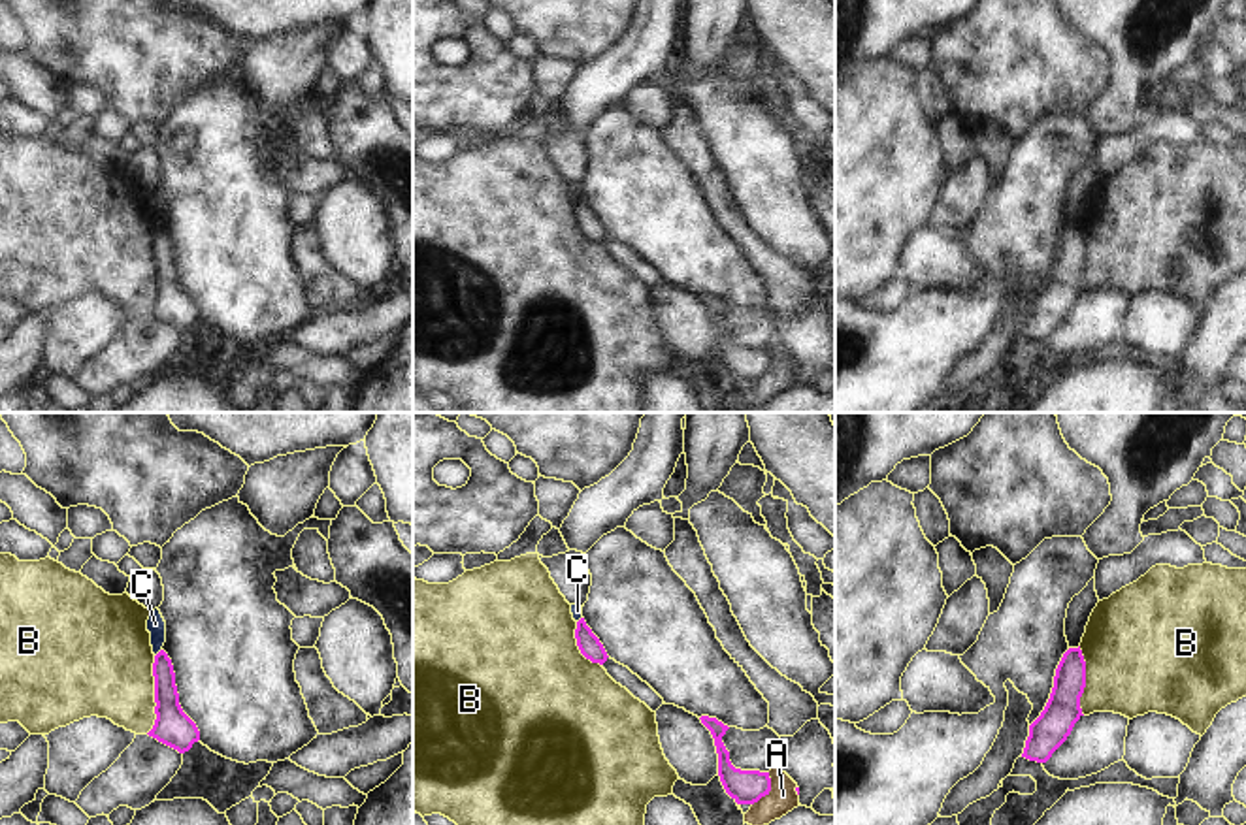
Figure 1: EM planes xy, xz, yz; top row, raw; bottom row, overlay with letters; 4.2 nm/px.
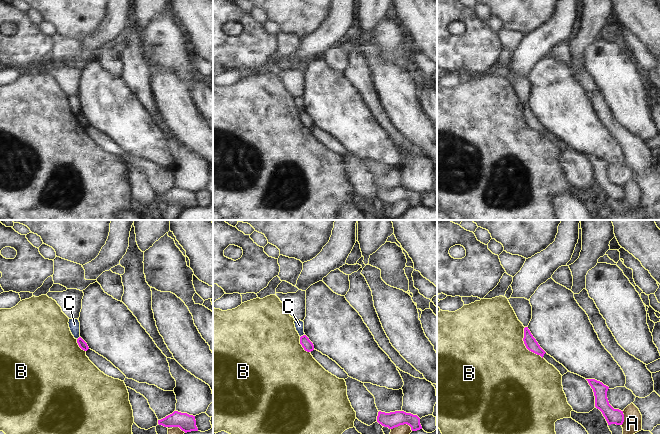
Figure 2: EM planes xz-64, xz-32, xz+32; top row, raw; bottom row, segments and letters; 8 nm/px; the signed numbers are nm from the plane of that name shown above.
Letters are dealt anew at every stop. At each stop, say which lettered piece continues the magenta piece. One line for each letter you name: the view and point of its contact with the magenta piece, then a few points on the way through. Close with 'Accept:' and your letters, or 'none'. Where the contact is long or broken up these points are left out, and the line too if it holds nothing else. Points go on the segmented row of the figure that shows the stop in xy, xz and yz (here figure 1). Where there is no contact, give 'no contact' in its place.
Accept: none

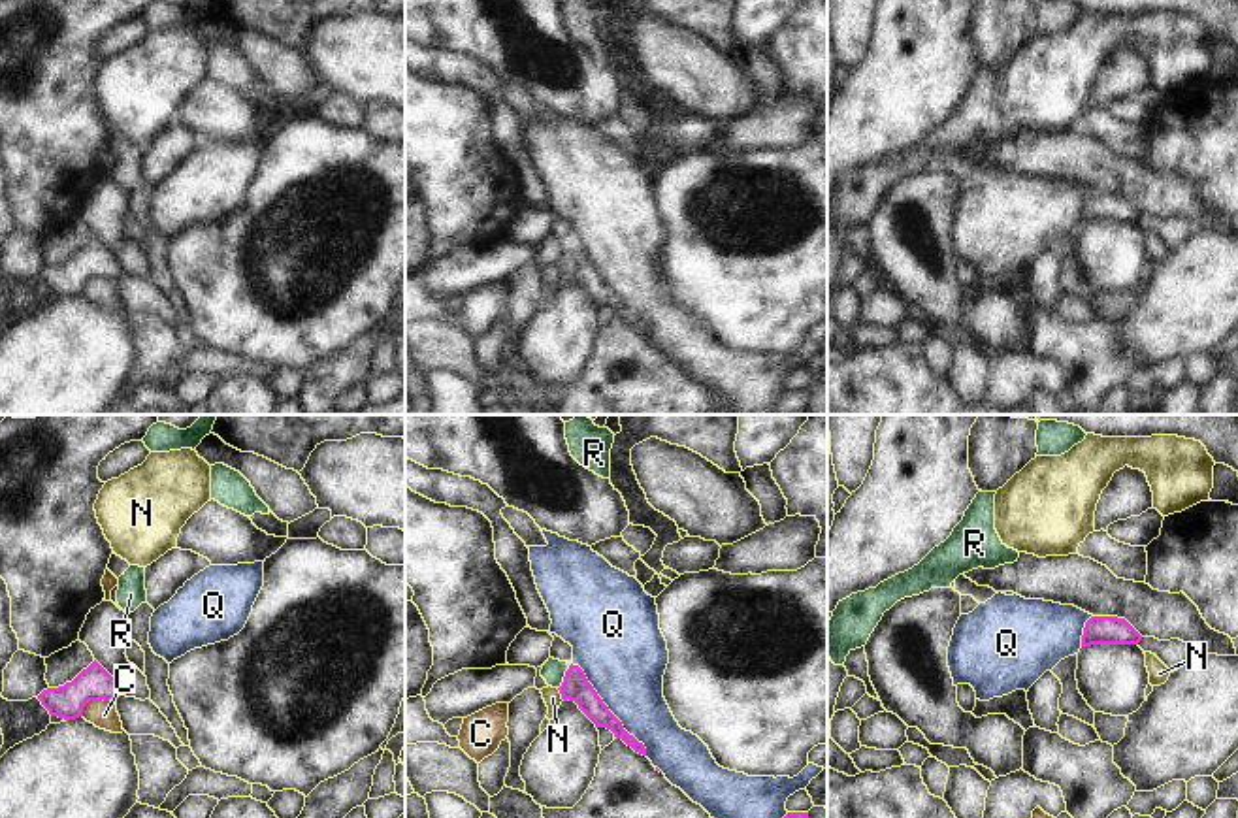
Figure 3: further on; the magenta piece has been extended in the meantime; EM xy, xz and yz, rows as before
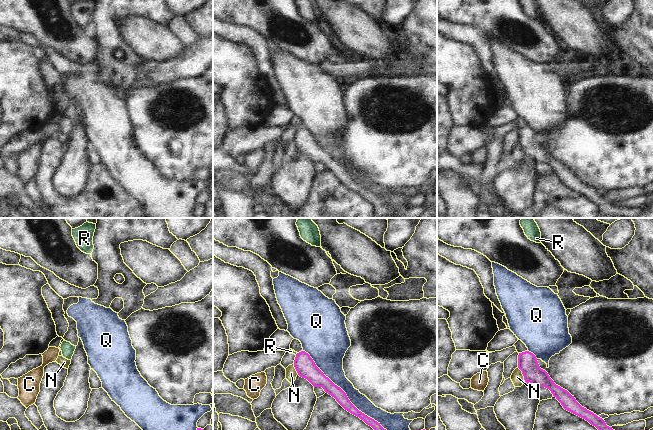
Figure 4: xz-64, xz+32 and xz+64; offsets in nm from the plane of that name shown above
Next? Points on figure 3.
Accept: none

